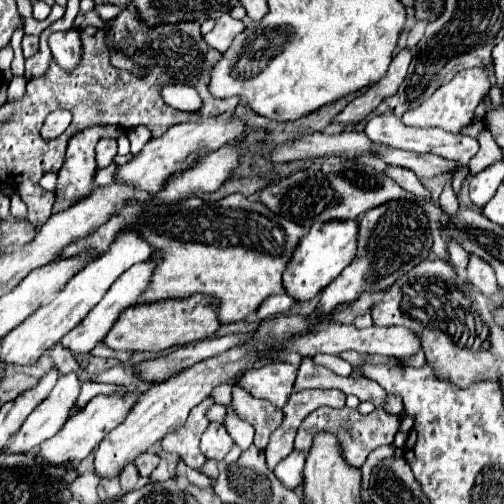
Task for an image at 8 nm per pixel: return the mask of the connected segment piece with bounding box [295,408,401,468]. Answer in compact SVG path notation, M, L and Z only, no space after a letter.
M317 408L301 424L301 428L297 432L297 438L295 438L295 448L303 450L307 454L307 450L313 444L315 434L327 430L327 432L331 432L331 434L335 434L339 438L343 456L347 458L349 466L361 468L371 450L375 450L377 446L383 446L383 444L393 444L393 438L395 438L395 434L399 430L399 424L401 424L401 418L389 416L383 410L373 410L371 414L363 416L363 414L359 414L357 408L339 408L339 410L335 410L335 408Z

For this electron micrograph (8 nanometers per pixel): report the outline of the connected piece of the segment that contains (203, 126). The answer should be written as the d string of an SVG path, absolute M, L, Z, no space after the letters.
M213 118L213 120L197 120L197 122L185 122L185 124L177 124L173 128L169 128L163 136L159 138L151 138L141 152L133 154L133 158L123 164L117 166L115 170L115 182L119 184L131 184L135 190L145 192L145 194L157 194L163 190L163 184L179 172L189 170L197 156L201 154L201 150L213 152L219 150L221 146L229 144L233 138L237 138L241 132L245 130L245 126L239 120L223 120L223 118Z

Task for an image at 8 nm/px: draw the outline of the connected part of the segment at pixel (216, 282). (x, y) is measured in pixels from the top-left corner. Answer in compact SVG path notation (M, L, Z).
M231 194L217 202L185 198L175 204L153 204L143 200L143 196L137 196L95 232L69 244L67 258L79 256L85 250L93 252L97 258L131 226L149 242L151 256L161 254L147 290L133 302L133 306L203 294L219 302L219 324L243 320L247 314L253 314L267 296L285 292L281 274L305 232L299 224L277 216L261 202L241 194Z

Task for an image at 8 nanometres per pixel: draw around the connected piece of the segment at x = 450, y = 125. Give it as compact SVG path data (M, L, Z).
M473 68L473 70L465 70L459 72L451 82L443 84L441 88L435 90L435 94L431 98L427 98L421 106L407 110L403 114L403 124L405 126L415 126L415 128L443 128L449 132L461 132L461 128L465 128L467 124L471 124L475 108L479 106L481 98L489 92L491 84L487 78L487 72L481 68Z

